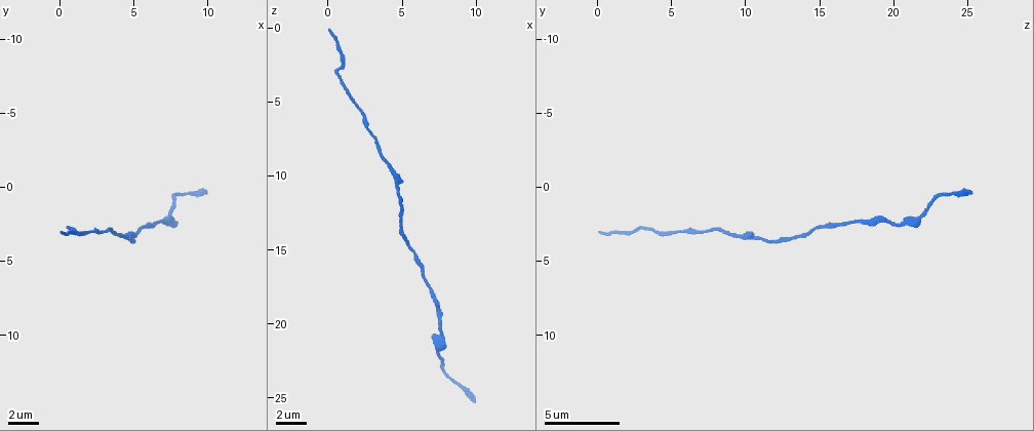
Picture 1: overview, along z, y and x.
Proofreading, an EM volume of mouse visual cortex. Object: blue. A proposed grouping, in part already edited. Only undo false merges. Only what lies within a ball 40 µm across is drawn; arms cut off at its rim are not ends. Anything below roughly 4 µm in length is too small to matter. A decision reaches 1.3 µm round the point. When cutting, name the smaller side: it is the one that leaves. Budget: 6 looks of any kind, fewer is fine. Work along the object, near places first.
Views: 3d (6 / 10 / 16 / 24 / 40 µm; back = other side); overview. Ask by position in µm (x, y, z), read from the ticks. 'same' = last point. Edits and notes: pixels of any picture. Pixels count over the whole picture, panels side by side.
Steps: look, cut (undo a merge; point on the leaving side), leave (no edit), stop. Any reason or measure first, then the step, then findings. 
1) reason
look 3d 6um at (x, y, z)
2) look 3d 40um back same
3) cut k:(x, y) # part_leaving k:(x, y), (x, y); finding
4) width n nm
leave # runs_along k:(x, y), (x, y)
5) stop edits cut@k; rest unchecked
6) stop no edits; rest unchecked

thick turns thin
look 3d 10um at (7.6, 1.4, 22.2)

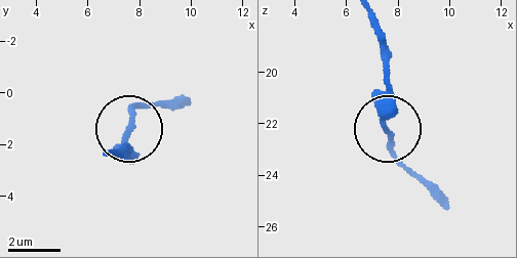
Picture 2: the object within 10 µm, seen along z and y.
look 3d 6um at (7.6, 1.6, 22.3)

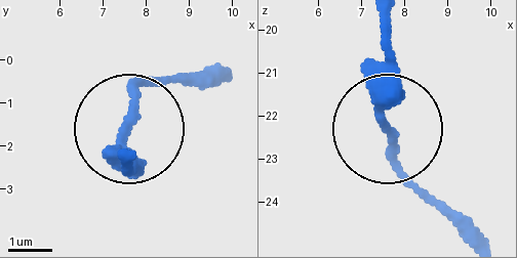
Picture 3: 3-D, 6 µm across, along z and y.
leave # runs_along 3:(382, 23), (385, 143), (437, 206); one cell here

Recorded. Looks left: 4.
look 3d 10um at (5.0, 3.6, 12.8)

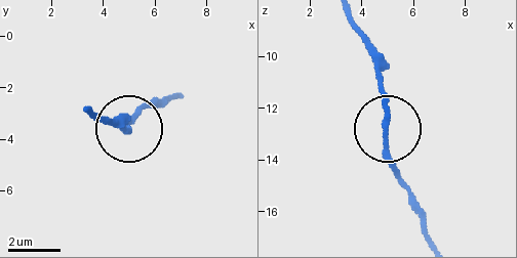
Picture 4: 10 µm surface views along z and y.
width 190 nm
leave # runs_along 4:(387, 132), (387, 159), (398, 182); all the same cell

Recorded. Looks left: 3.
look 3d 10um at (7.2, 2.4, 18.0)

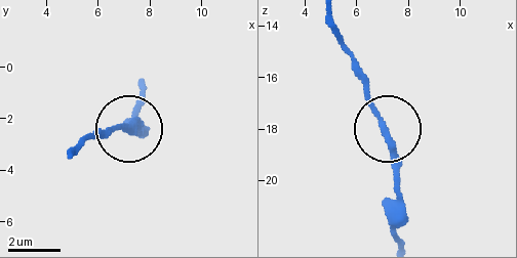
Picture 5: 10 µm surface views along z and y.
look 3d 10um back at (7.1, 2.4, 18.1)

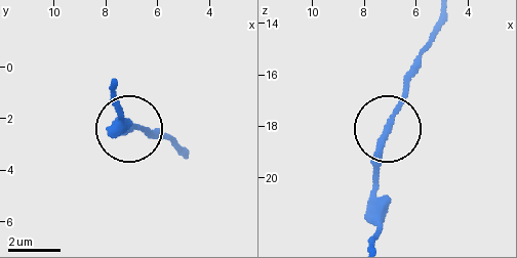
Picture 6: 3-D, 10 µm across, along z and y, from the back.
width 270 nm
leave # runs_along 6:(184, 153), (163, 133), (142, 126), (117, 133); continuous, no second cell

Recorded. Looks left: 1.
stop no edits; rest unchecked

